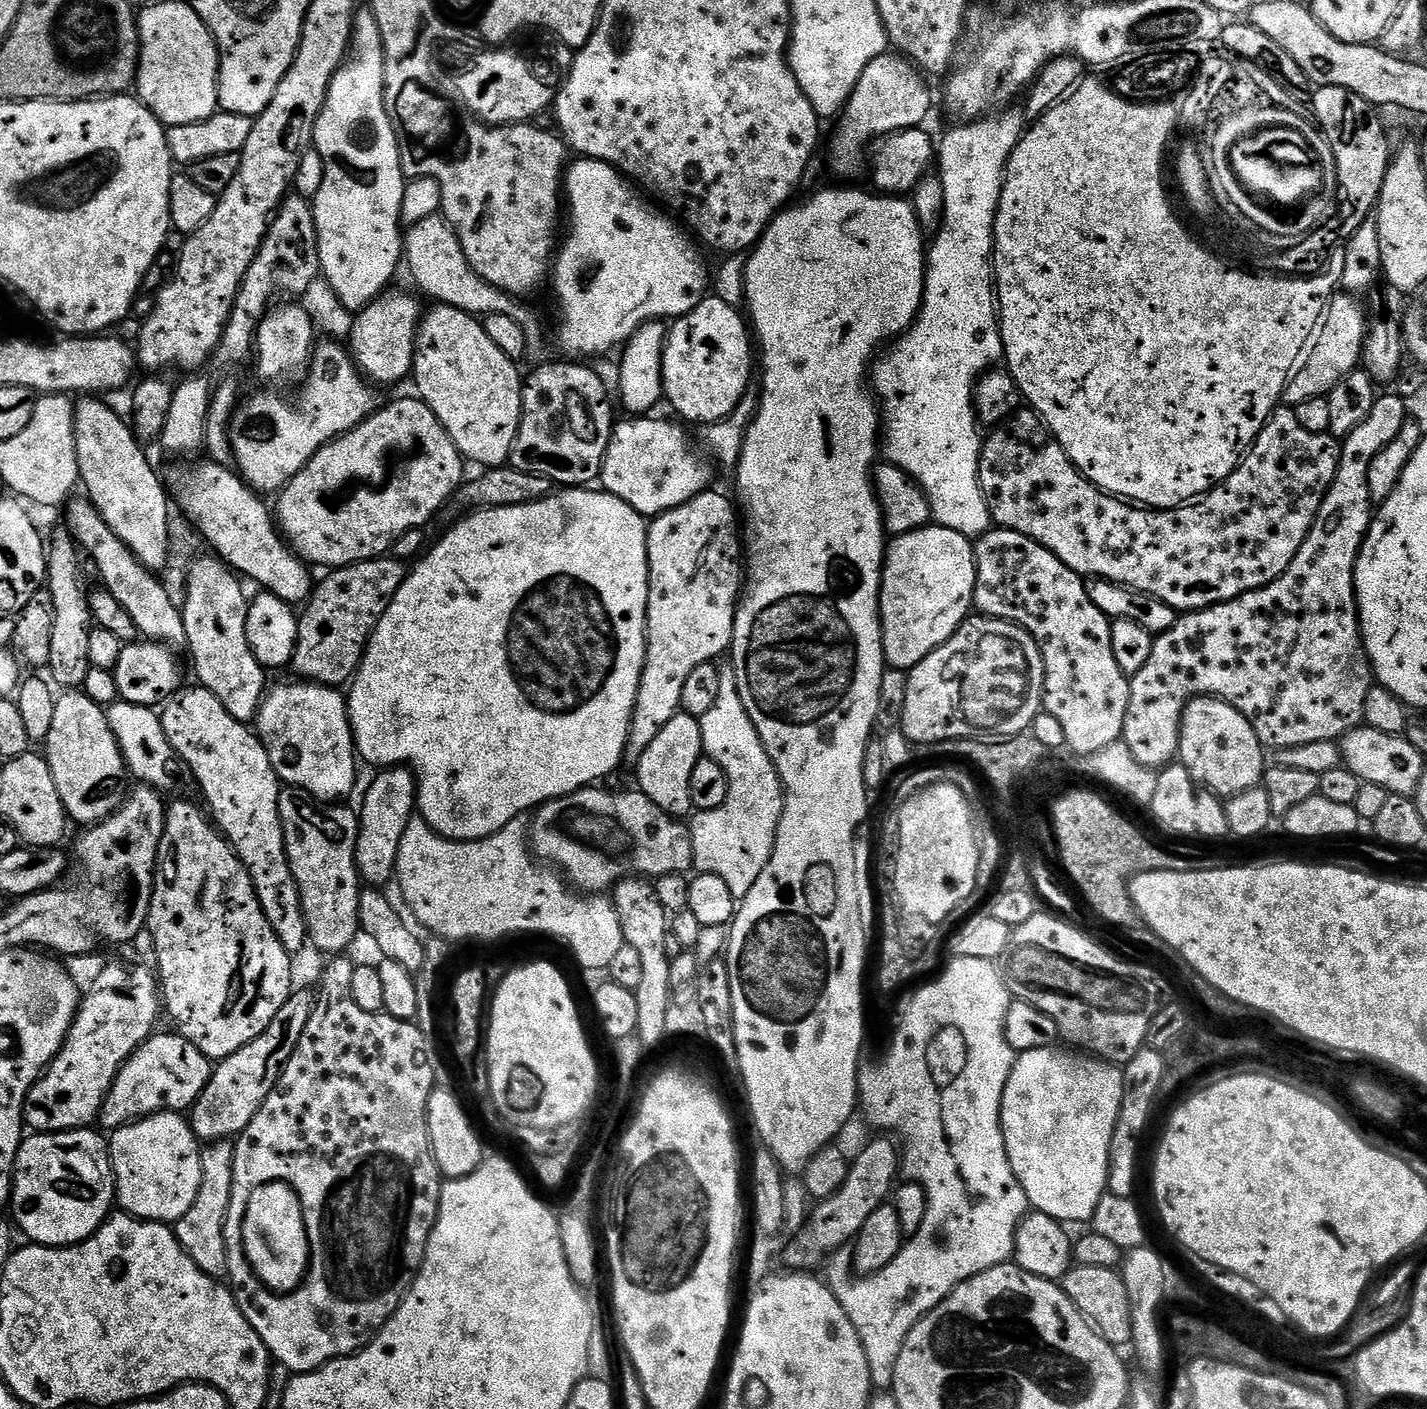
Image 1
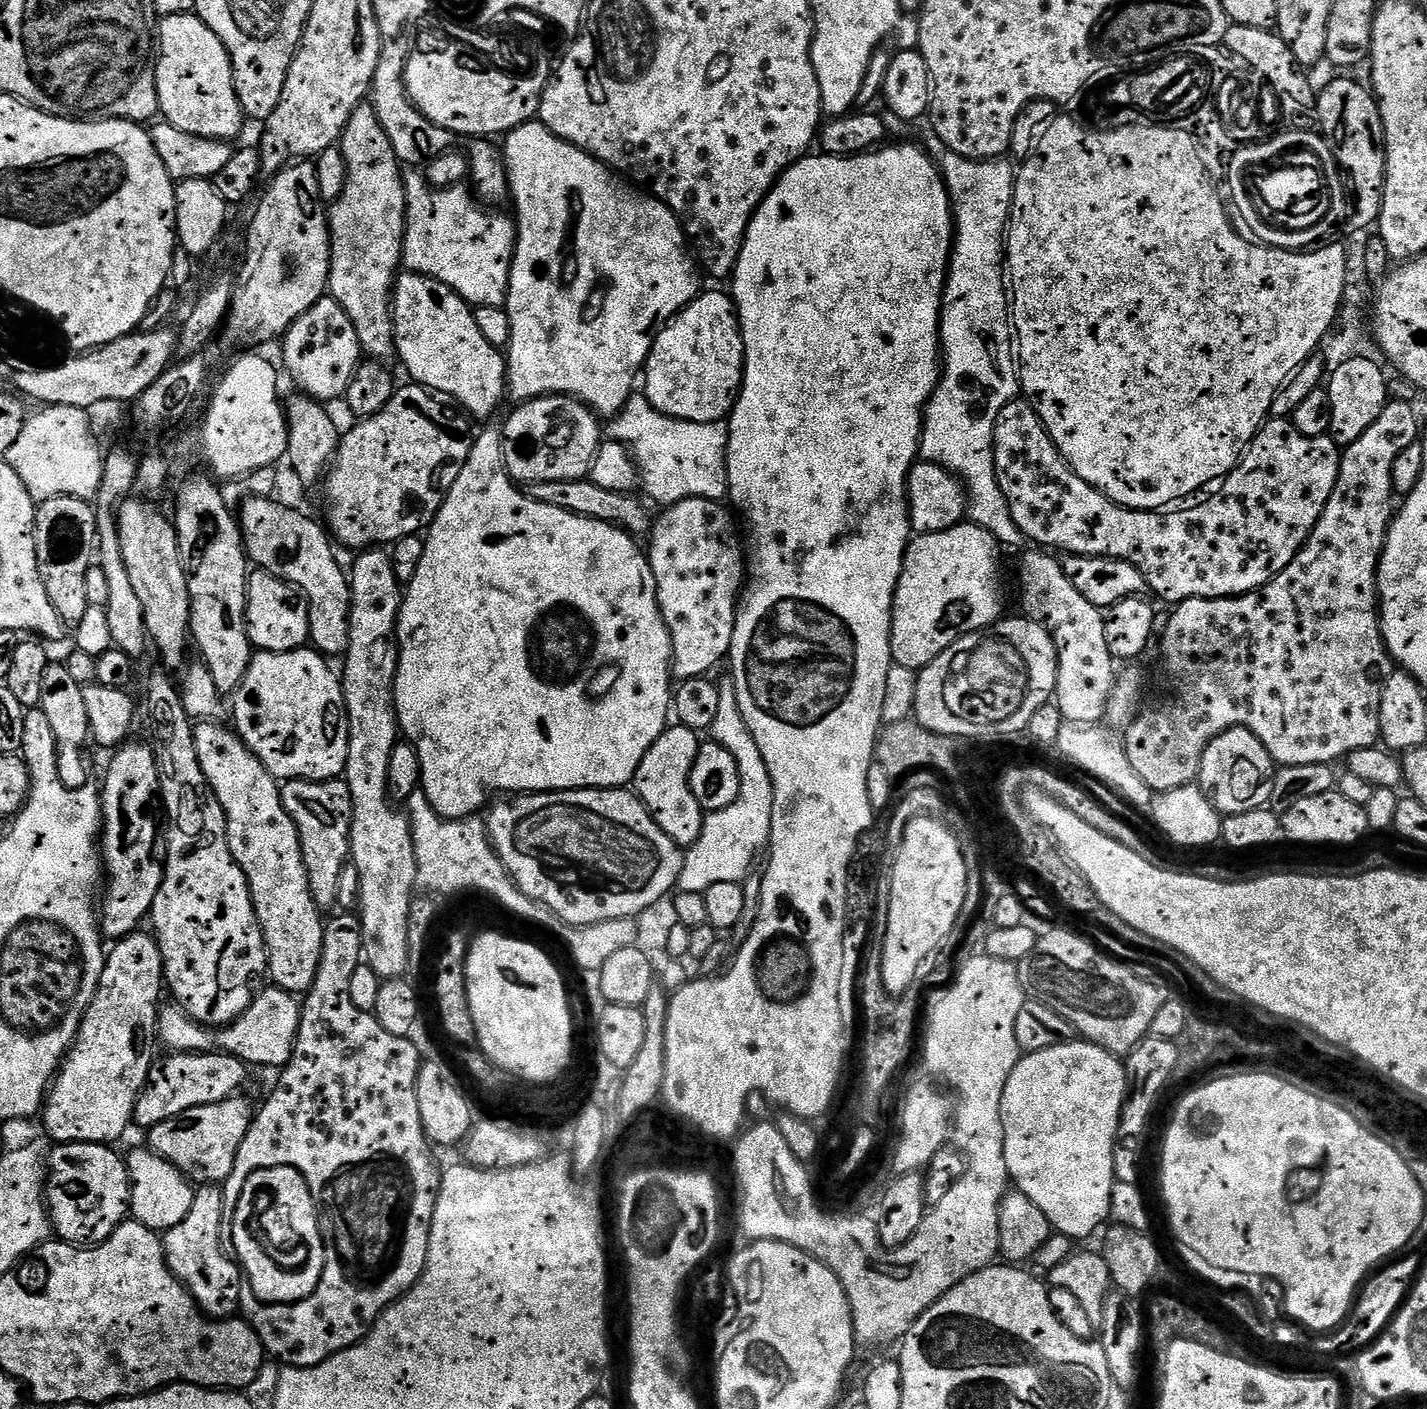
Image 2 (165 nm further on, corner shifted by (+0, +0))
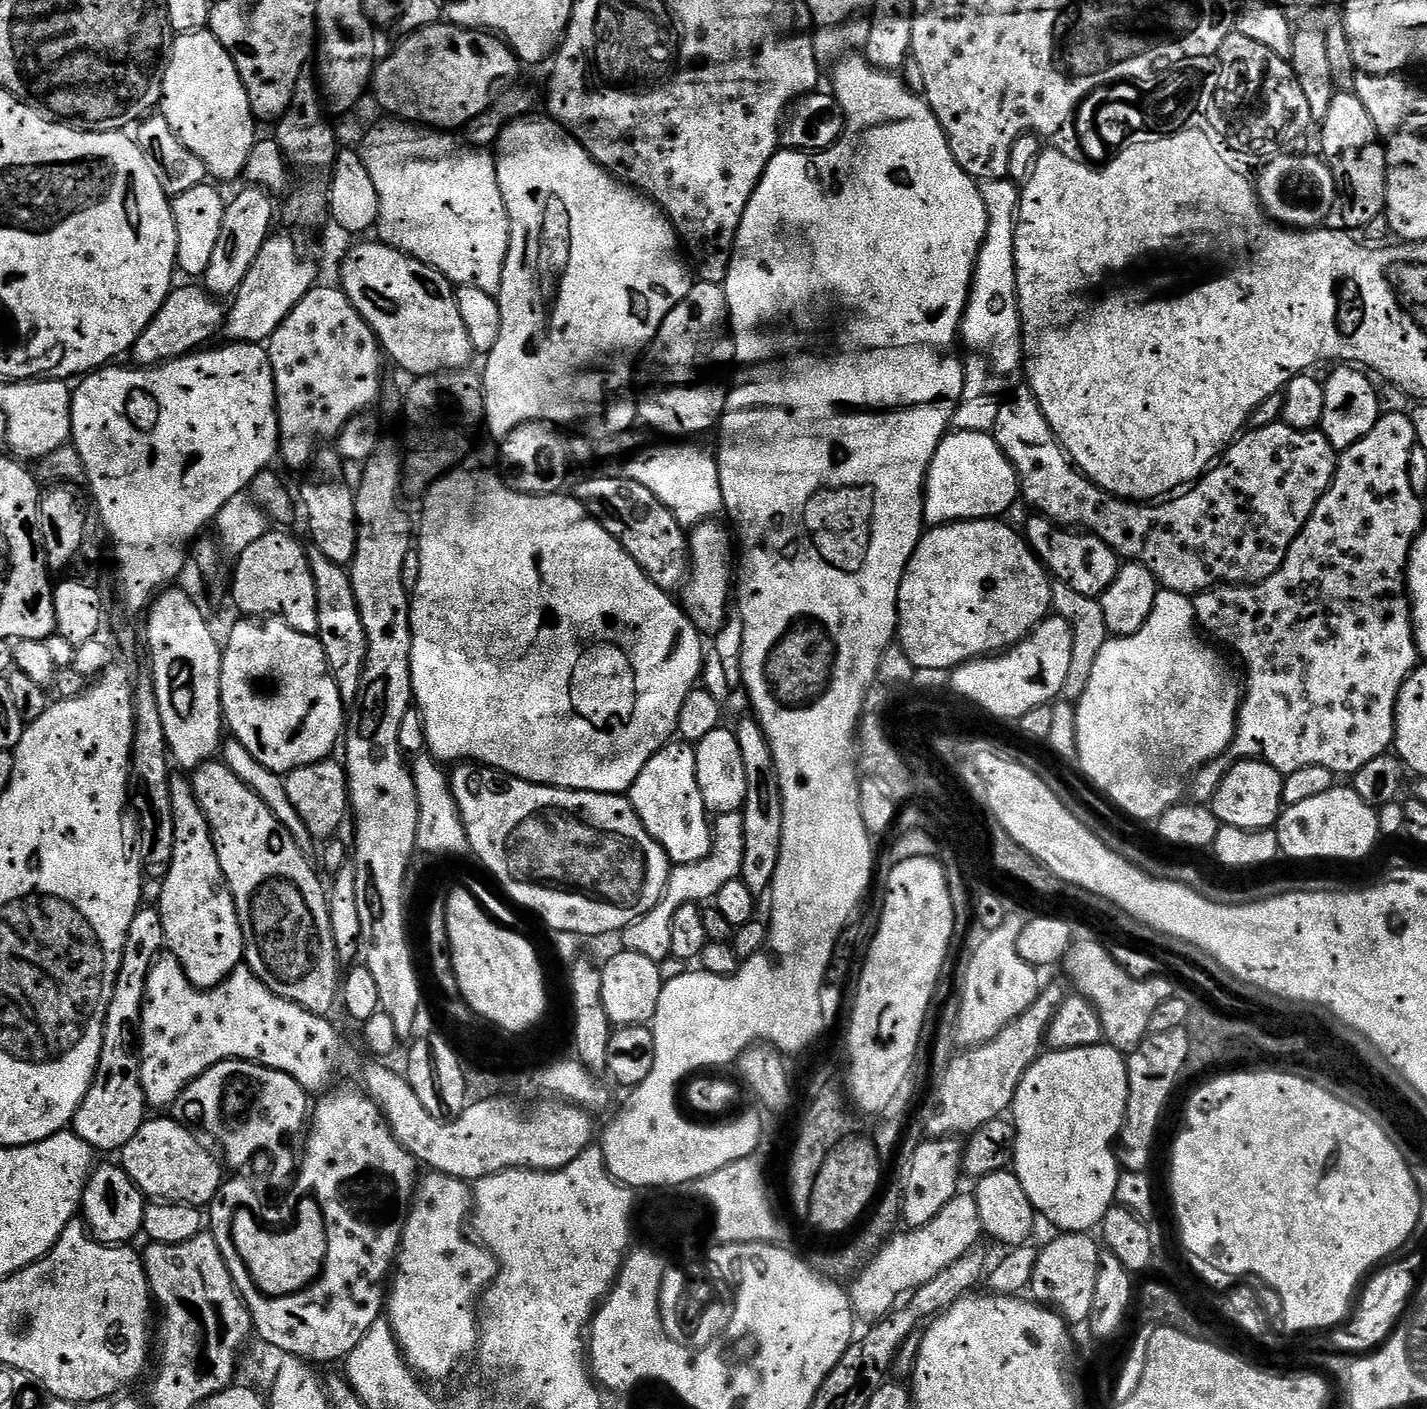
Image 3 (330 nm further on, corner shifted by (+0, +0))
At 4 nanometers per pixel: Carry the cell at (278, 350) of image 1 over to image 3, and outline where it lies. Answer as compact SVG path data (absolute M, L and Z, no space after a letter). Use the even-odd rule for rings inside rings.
M332 446L321 447L317 452L315 460L312 461L307 469L308 477L304 480L300 492L298 488L298 500L302 505L302 516L308 519L308 528L312 531L312 540L315 551L326 554L330 562L341 566L351 565L356 551L358 550L358 526L356 525L356 493L354 491L353 481L348 481L349 469L346 462L340 457L339 451Z

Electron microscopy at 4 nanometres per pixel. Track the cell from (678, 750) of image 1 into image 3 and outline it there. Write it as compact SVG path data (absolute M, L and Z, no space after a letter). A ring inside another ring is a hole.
M669 742L642 766L642 774L626 793L646 830L662 846L673 865L693 864L712 849L713 829L698 790L696 750L687 742Z

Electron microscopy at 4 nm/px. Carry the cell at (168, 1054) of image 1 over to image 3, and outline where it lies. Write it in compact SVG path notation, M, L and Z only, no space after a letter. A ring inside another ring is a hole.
M223 1060L210 1066L210 1070L206 1070L194 1082L190 1082L186 1090L182 1090L170 1112L175 1119L189 1126L201 1124L224 1147L222 1160L227 1167L229 1164L232 1168L244 1168L259 1152L276 1152L276 1169L272 1172L274 1183L284 1184L287 1180L289 1183L298 1171L297 1153L295 1156L288 1147L299 1136L301 1139L309 1127L310 1096L302 1086L298 1086L298 1082L294 1082L294 1078L290 1078L290 1074L282 1074L261 1064L252 1064L248 1060Z

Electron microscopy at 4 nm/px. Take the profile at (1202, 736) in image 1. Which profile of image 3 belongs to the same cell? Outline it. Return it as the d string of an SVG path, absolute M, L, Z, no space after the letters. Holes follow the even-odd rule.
M1237 760L1233 768L1220 780L1216 793L1212 796L1210 807L1212 813L1220 820L1221 825L1229 828L1241 828L1251 832L1263 832L1276 827L1280 813L1285 807L1282 798L1284 776L1264 761Z

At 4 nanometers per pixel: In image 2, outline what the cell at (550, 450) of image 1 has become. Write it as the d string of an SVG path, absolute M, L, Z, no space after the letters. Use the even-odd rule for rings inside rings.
M538 396L534 400L523 401L509 414L508 421L502 427L502 460L513 481L525 480L528 486L542 482L582 480L591 473L601 443L601 421L587 404L580 403L574 396Z

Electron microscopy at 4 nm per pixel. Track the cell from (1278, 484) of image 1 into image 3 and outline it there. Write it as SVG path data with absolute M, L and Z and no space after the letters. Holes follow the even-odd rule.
M1020 387L1001 403L998 422L991 433L1018 474L1023 503L1028 503L1032 510L1048 517L1055 524L1099 536L1125 561L1144 564L1146 570L1154 574L1161 589L1170 592L1195 594L1207 592L1213 586L1259 584L1273 576L1282 566L1290 546L1306 526L1310 514L1332 485L1336 473L1338 452L1324 437L1323 432L1299 432L1287 428L1281 422L1245 431L1239 439L1229 444L1227 452L1220 457L1218 463L1209 467L1195 484L1163 502L1121 500L1119 496L1112 496L1104 489L1096 487L1072 463L1068 453L1058 442L1054 430L1050 430L1050 422L1046 422L1046 414L1042 414L1040 403L1032 389ZM1050 450L1054 450L1056 460L1060 460L1058 464L1050 466ZM1064 464L1070 466L1074 474L1078 474L1078 480L1082 478L1082 482L1085 482L1084 490L1082 486L1066 484L1068 472L1064 470Z

